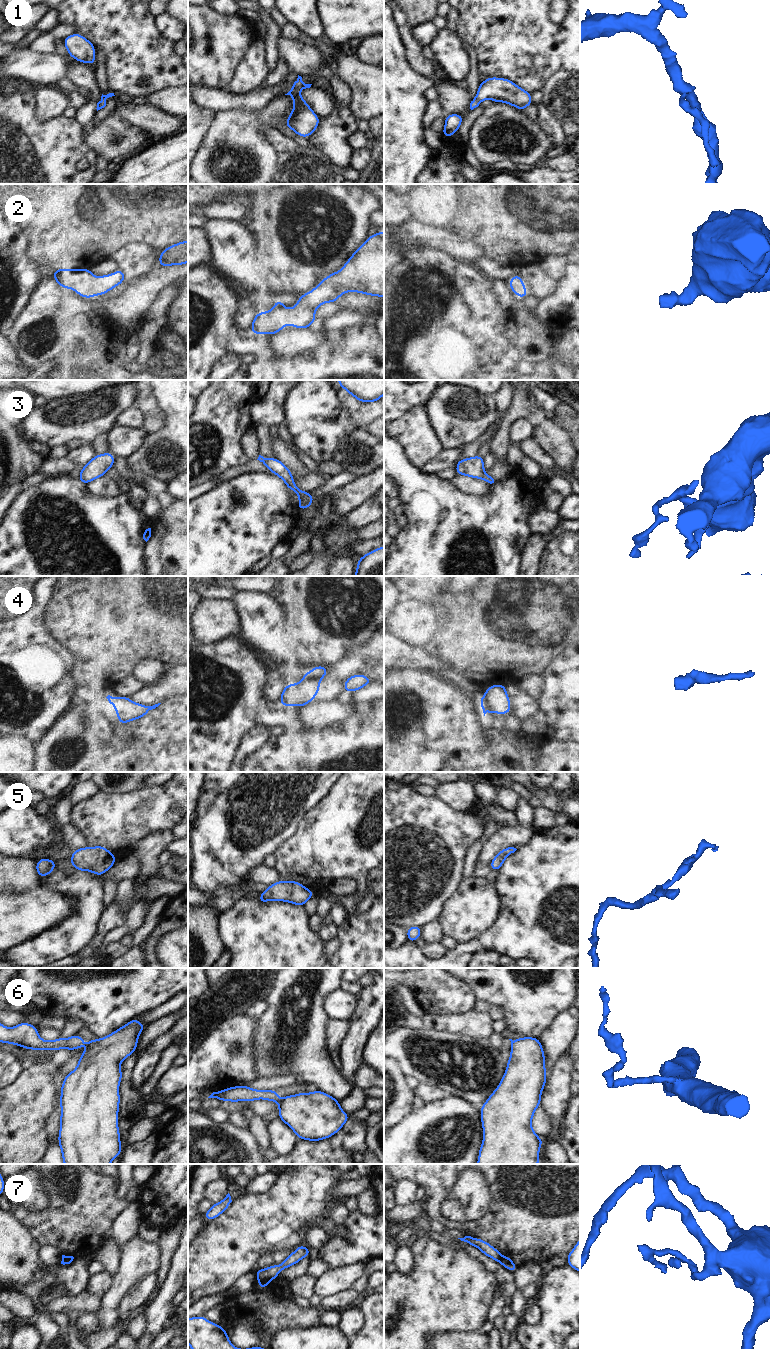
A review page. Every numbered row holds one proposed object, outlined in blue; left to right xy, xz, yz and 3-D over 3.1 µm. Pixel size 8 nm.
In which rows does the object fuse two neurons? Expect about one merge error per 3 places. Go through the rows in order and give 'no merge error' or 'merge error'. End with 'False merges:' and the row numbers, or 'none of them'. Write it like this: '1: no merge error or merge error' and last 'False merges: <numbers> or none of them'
1: no merge error
2: no merge error
3: no merge error
4: merge error
5: no merge error
6: merge error
7: merge error
False merges: 4, 6, 7

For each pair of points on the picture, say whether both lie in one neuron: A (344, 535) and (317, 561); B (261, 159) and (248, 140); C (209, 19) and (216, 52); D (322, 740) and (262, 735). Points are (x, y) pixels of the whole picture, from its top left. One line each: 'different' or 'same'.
A: same
B: same
C: same
D: different

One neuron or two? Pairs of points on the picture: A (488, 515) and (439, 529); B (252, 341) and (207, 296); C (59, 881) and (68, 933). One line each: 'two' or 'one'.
A: one
B: one
C: one

